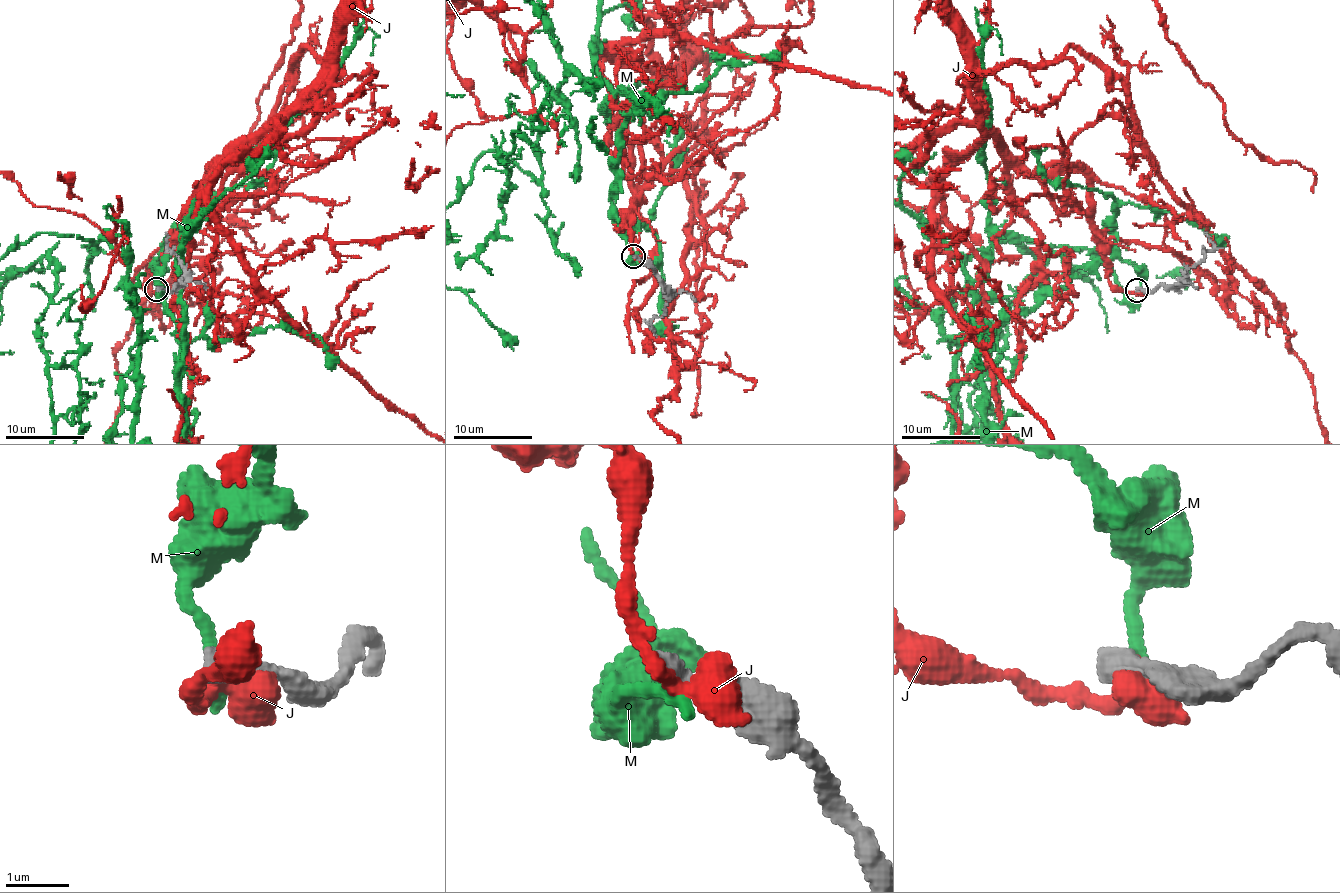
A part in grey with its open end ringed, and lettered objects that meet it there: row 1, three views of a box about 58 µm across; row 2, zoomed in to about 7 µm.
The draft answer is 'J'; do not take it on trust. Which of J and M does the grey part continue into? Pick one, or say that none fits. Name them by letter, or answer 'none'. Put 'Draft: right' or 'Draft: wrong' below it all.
none
Draft: wrong

